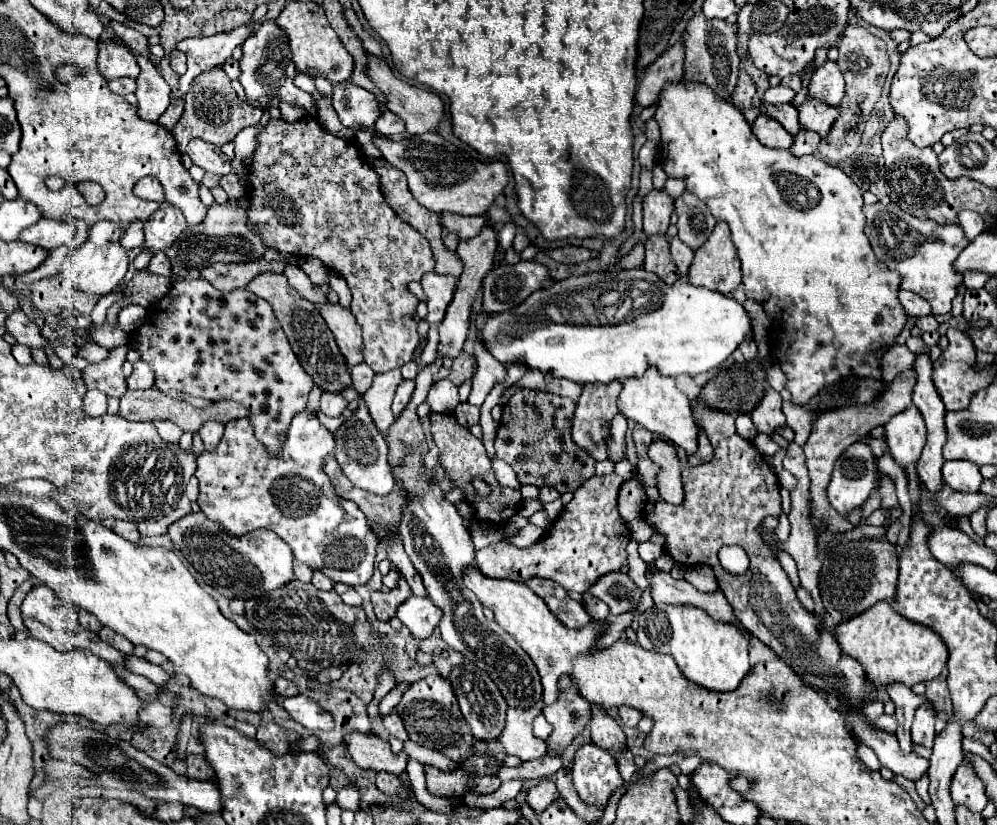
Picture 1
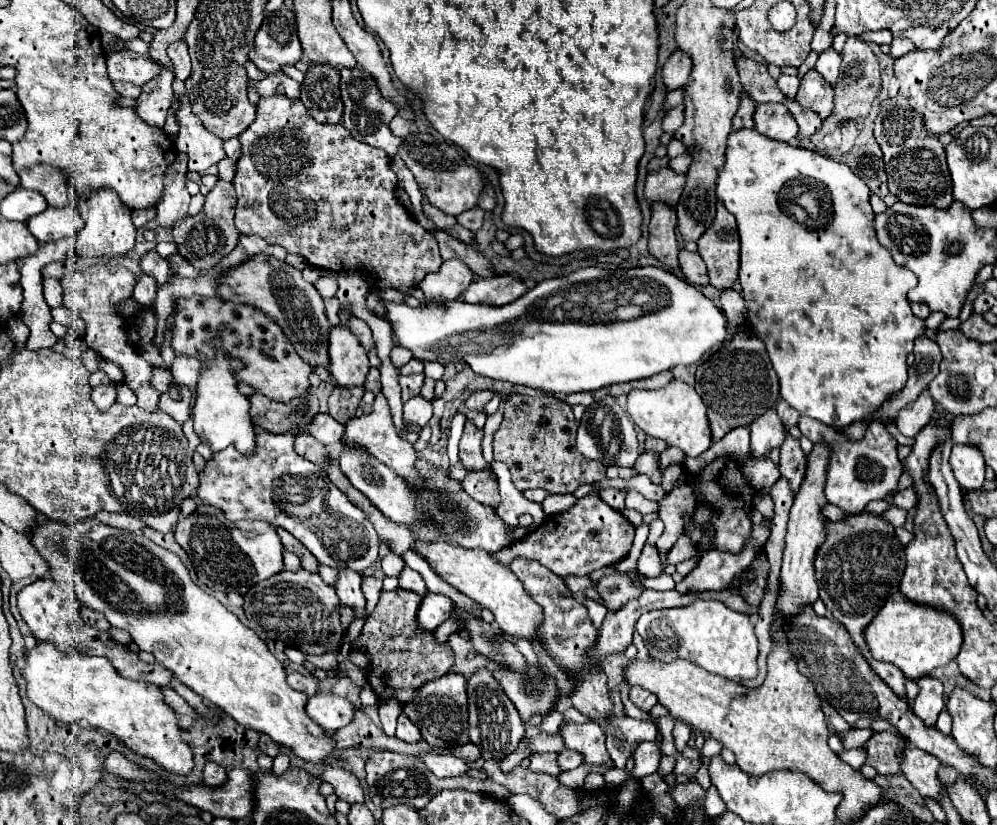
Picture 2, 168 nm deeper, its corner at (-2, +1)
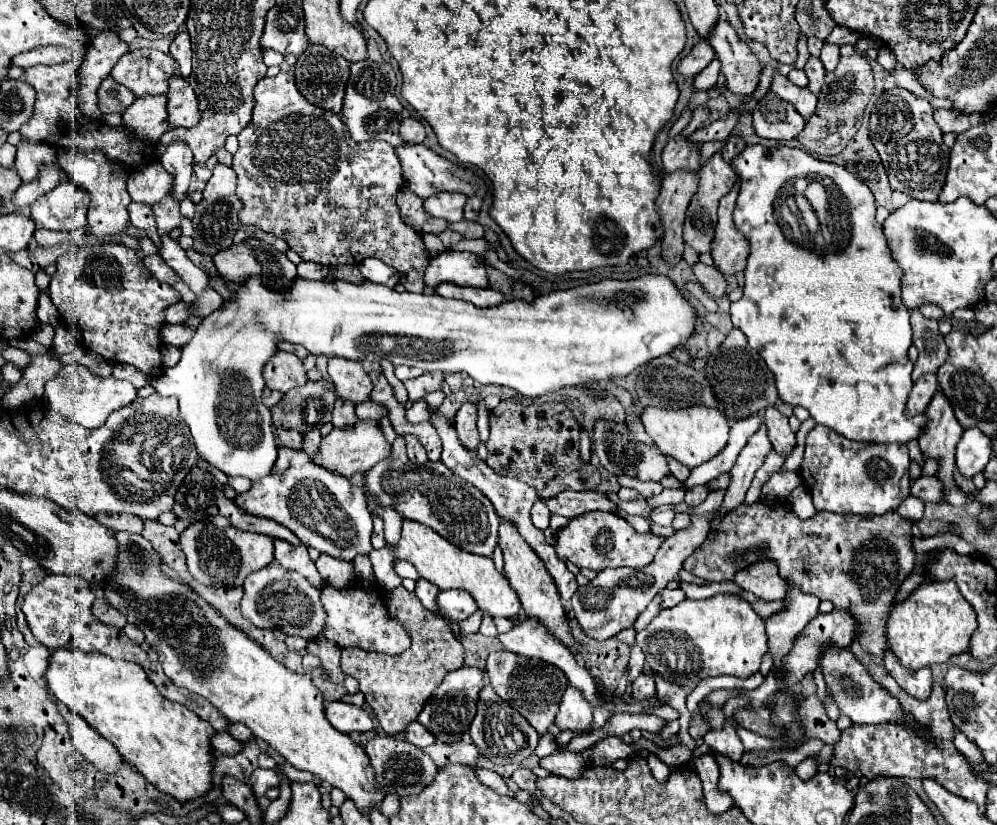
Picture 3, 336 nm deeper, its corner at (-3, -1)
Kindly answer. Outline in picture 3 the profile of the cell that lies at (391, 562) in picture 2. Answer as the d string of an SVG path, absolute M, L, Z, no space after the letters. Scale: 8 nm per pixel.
M399 560L397 564L395 564L395 572L401 576L401 578L411 578L411 580L419 580L419 574L417 574L417 570L415 570L415 566L413 564L409 564L409 562L405 562L405 560Z

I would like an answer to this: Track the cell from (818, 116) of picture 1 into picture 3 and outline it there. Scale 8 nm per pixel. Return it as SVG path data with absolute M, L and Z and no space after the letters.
M809 56L807 64L805 64L805 72L809 78L809 88L813 94L819 94L821 86L823 86L823 78L825 78L825 68L821 64L821 60L817 56Z

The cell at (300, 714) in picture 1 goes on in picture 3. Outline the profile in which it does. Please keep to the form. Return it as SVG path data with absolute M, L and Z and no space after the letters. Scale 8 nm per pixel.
M325 702L325 714L327 720L337 728L347 734L351 732L371 732L373 730L373 718L367 710L359 706L351 706L345 702Z

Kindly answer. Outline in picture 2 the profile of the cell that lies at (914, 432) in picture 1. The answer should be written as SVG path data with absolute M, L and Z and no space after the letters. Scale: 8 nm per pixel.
M922 392L922 396L918 396L918 400L910 402L910 406L902 408L902 412L896 418L896 426L898 430L906 436L906 438L916 438L918 432L930 422L930 416L934 412L934 400L930 400L930 392Z

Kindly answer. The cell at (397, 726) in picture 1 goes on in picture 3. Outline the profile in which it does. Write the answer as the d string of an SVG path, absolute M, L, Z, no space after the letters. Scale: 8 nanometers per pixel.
M411 722L411 724L407 726L405 738L407 738L411 744L419 746L419 748L427 748L427 746L435 744L435 736L433 736L425 726L421 726L419 722Z

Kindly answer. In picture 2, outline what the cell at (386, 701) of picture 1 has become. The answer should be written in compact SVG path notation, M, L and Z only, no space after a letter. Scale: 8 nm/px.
M364 684L364 686L362 686L360 700L362 700L362 706L378 706L378 704L380 704L380 700L376 698L376 694L374 694L374 690L372 690L370 684Z

